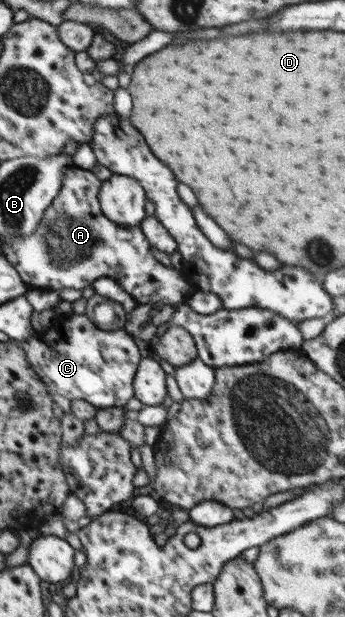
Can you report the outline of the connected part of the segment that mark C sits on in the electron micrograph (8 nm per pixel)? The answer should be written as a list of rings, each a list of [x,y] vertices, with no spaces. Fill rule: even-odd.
[[[72,313],[66,317],[55,316],[47,331],[36,332],[29,340],[18,342],[17,345],[24,350],[26,359],[51,395],[58,393],[71,402],[73,399],[82,399],[100,409],[114,406],[124,409],[126,403],[135,396],[133,381],[142,355],[133,336],[126,333],[124,329],[104,331],[96,327],[96,324],[90,321],[85,313]]]

